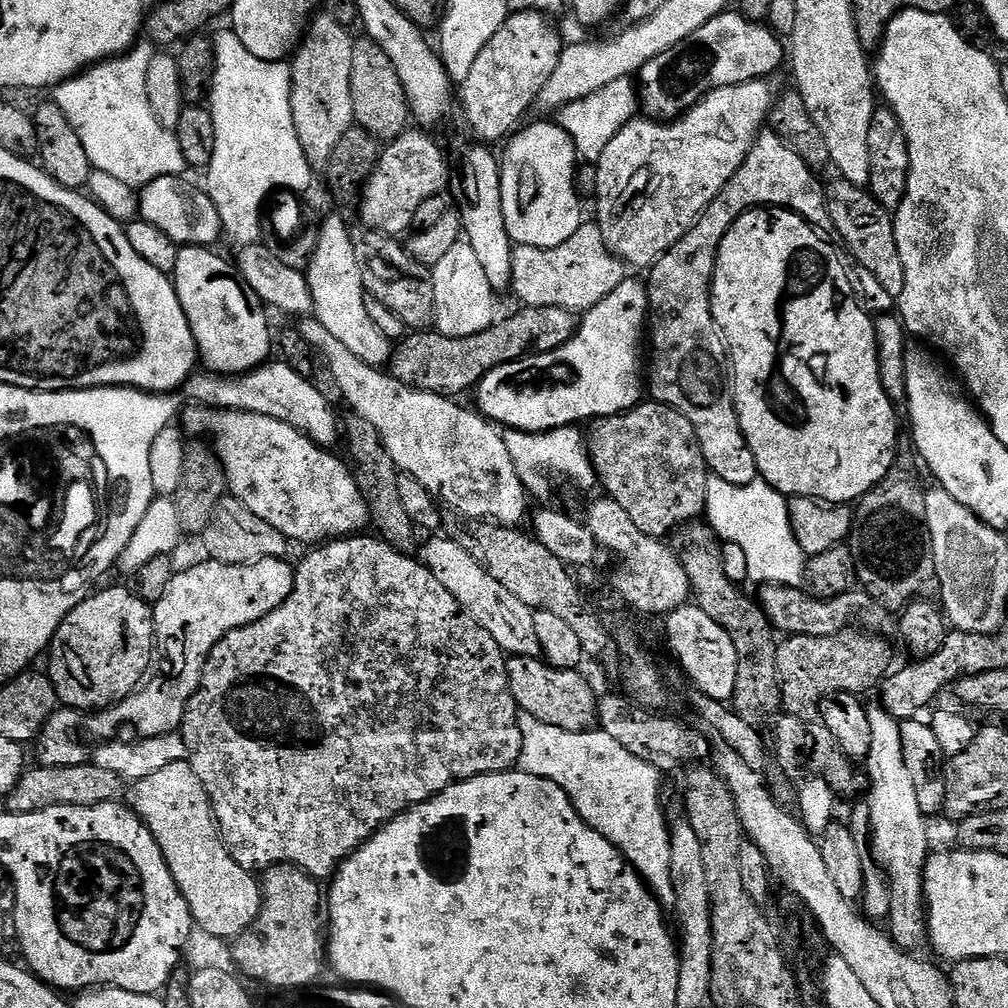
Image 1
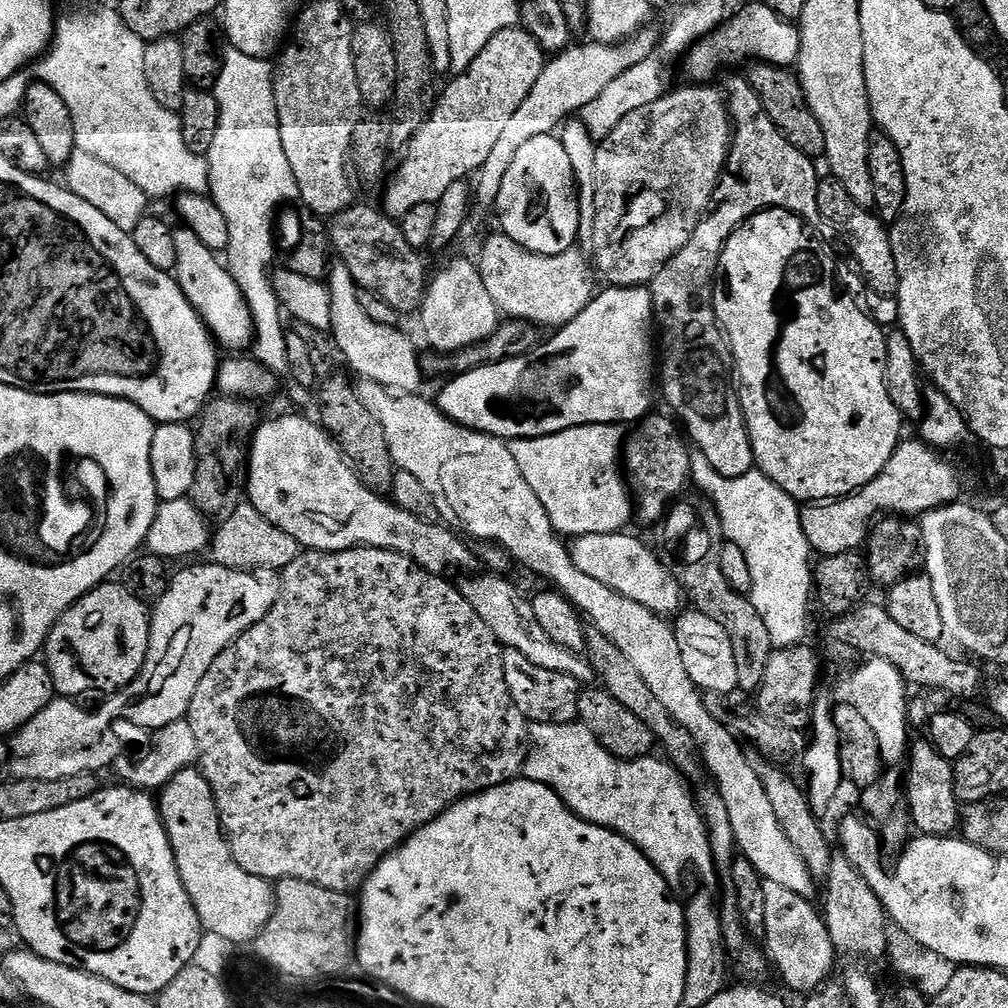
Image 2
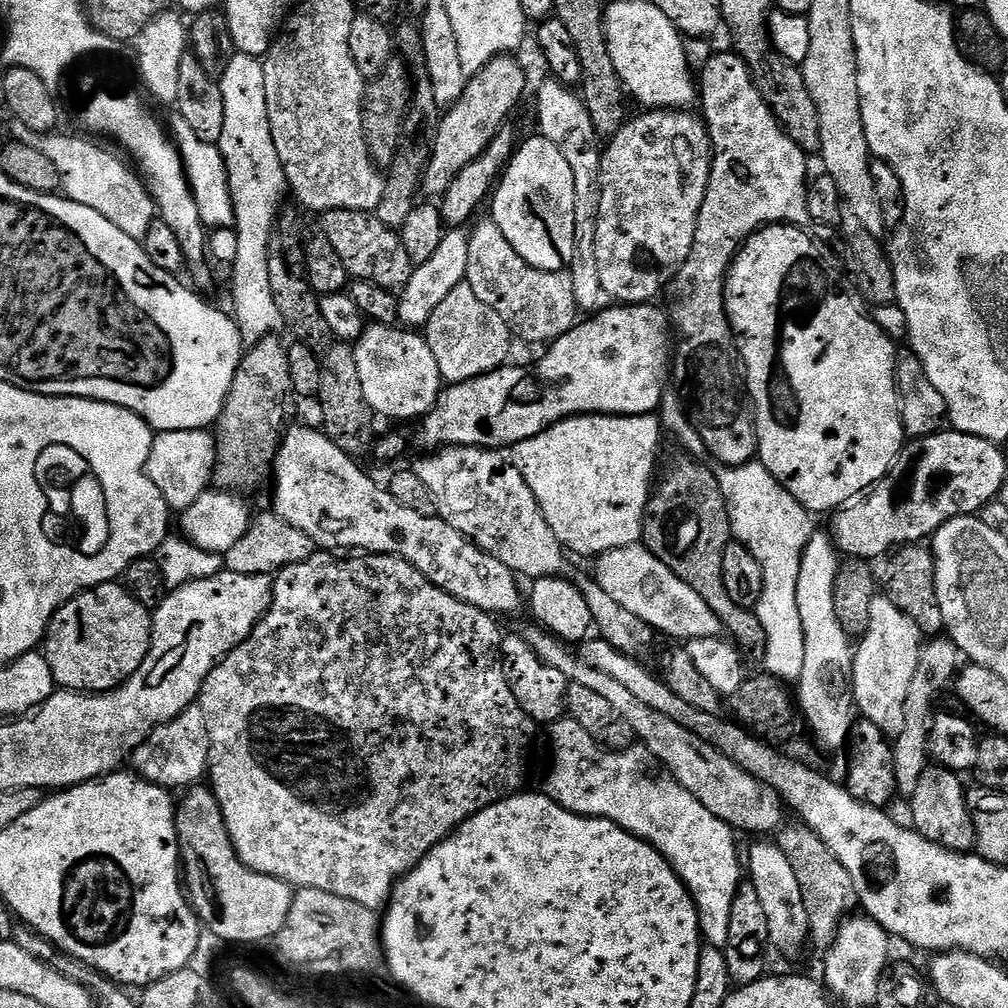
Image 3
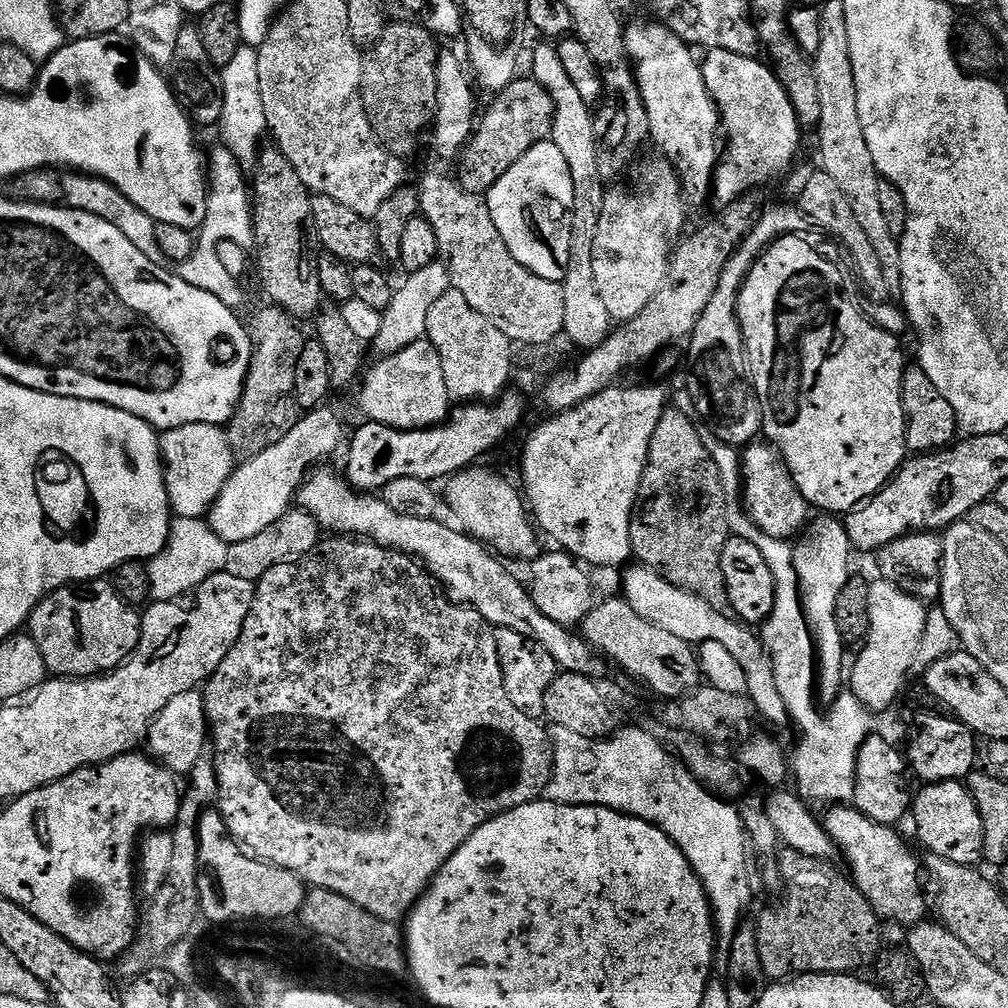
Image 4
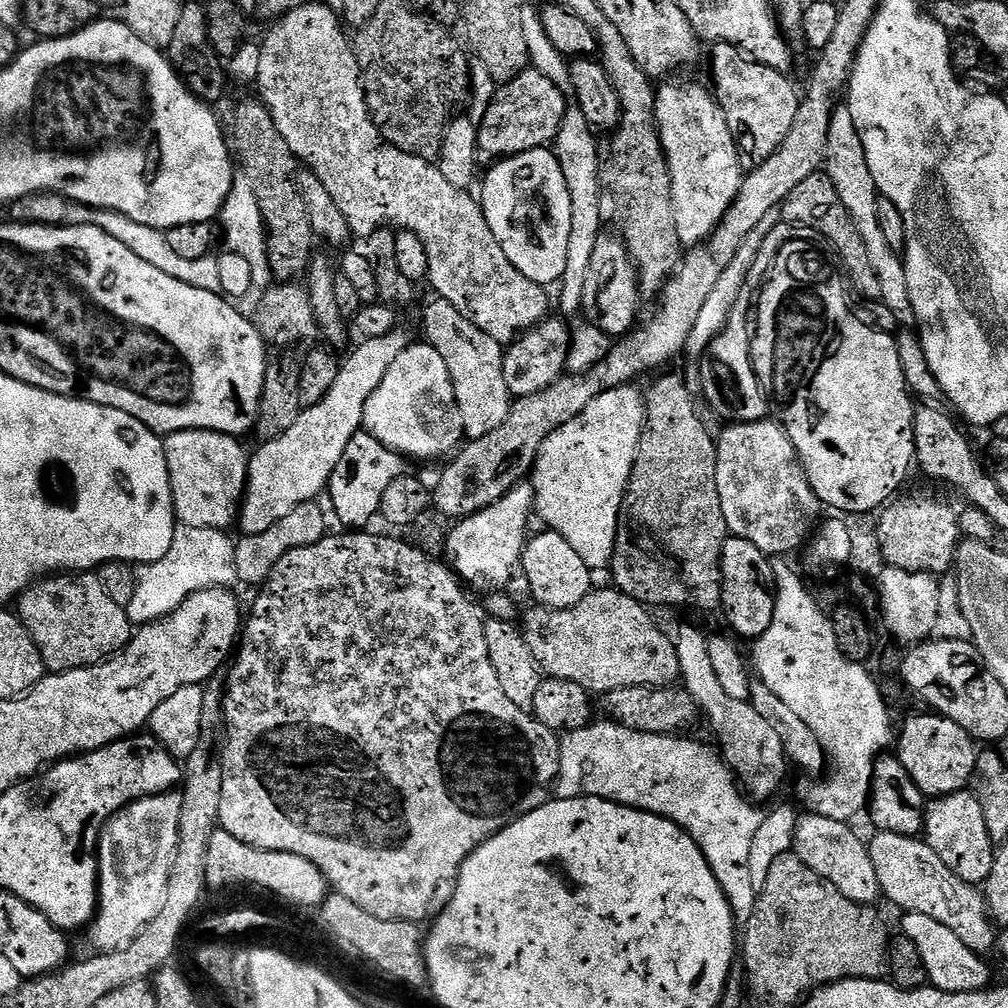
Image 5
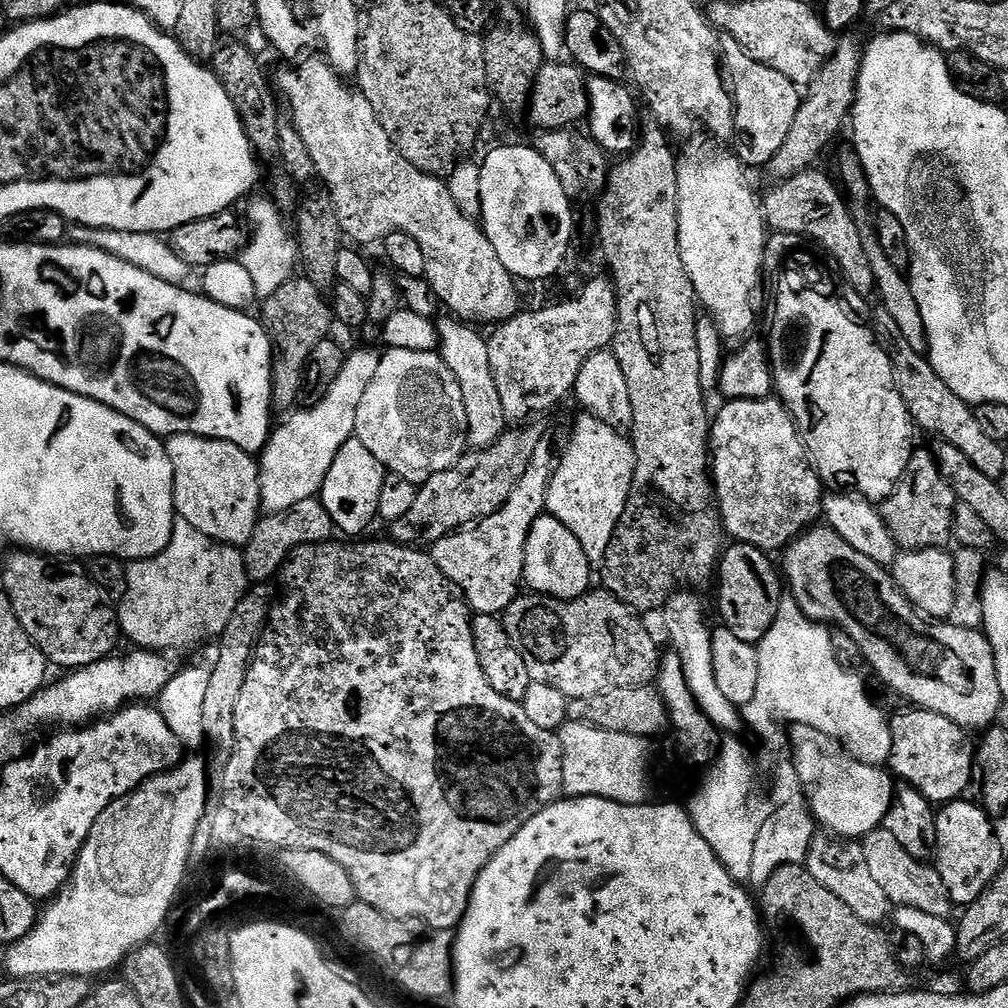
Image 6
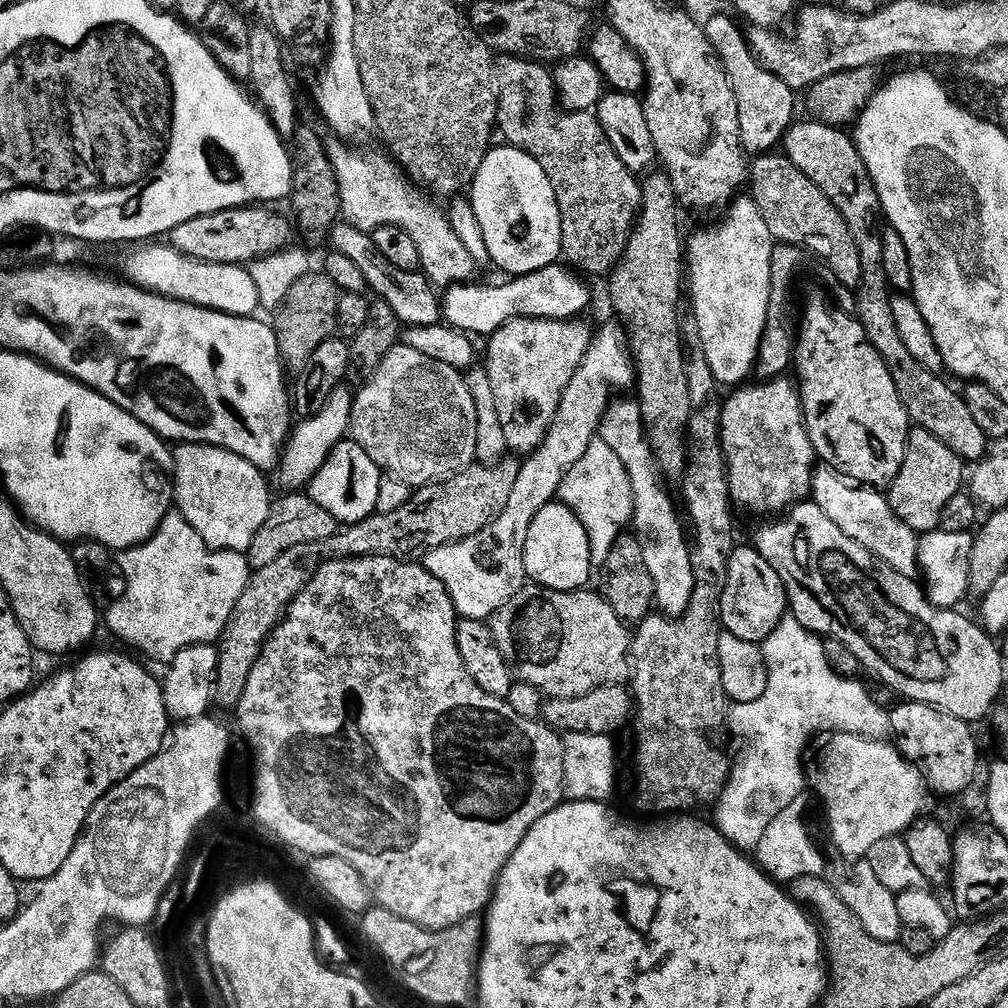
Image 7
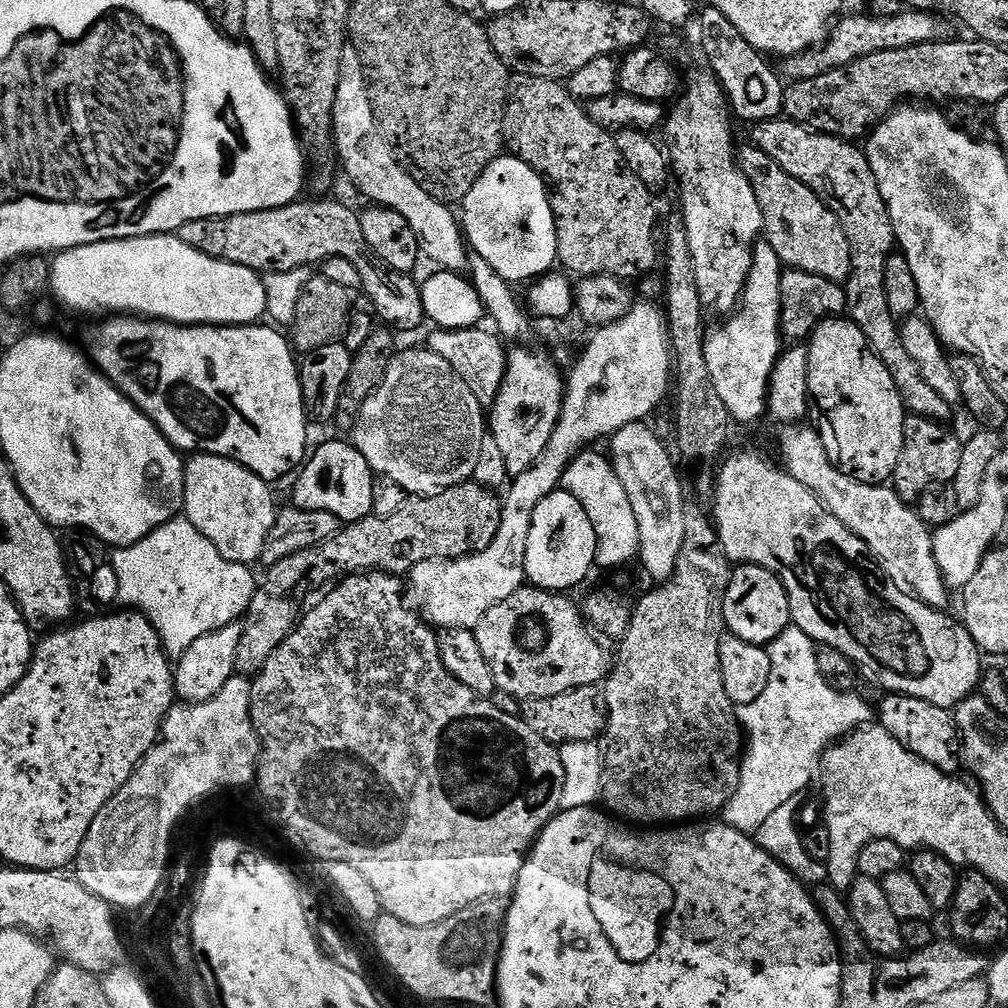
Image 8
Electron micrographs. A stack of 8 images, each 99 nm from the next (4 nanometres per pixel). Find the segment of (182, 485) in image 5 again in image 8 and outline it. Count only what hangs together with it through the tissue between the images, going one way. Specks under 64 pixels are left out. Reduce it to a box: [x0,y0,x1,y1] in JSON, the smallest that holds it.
[183,452,278,566]

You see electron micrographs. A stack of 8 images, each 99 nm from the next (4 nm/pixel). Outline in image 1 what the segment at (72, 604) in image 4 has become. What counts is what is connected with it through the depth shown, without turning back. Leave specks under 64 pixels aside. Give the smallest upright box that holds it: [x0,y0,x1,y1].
[46,587,154,710]

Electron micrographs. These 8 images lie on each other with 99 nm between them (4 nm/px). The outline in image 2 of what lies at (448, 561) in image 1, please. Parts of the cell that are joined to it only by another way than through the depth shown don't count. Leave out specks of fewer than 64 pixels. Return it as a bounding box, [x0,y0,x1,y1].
[460,574,596,685]

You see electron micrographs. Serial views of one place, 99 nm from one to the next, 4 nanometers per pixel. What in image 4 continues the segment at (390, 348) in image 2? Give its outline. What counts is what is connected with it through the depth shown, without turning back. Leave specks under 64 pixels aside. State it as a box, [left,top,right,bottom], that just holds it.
[360,338,450,429]

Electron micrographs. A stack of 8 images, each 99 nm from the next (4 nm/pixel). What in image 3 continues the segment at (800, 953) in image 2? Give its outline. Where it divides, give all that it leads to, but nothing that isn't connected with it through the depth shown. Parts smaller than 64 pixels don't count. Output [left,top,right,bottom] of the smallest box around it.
[746,843,810,956]

